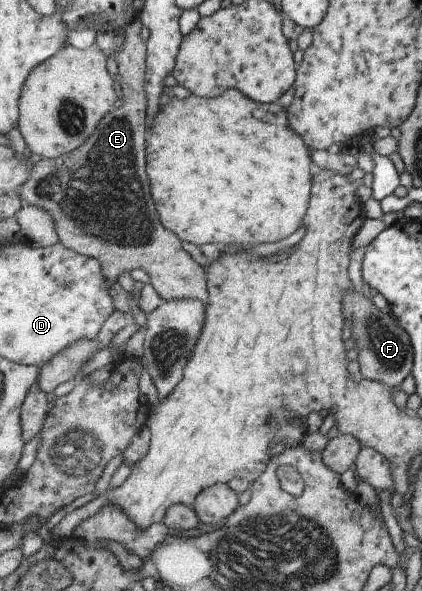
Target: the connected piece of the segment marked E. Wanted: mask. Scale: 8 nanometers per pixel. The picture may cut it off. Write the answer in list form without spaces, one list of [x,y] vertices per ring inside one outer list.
[[[135,20],[132,25],[128,26],[125,30],[127,36],[125,45],[123,48],[114,55],[119,62],[119,76],[121,81],[120,90],[122,92],[123,103],[117,111],[110,112],[106,115],[96,127],[93,135],[81,146],[71,150],[70,152],[62,153],[58,158],[46,158],[41,157],[33,168],[33,175],[20,187],[18,193],[20,197],[23,198],[24,205],[32,203],[33,205],[44,207],[54,218],[57,224],[57,229],[59,232],[60,241],[62,241],[70,250],[74,252],[81,253],[101,262],[101,267],[103,268],[102,274],[107,279],[107,284],[109,288],[115,286],[118,282],[118,276],[122,276],[124,272],[135,271],[136,269],[145,270],[151,276],[151,283],[154,286],[154,290],[158,291],[158,296],[162,302],[173,301],[173,300],[188,300],[196,299],[197,301],[202,301],[206,303],[209,299],[209,289],[207,288],[207,276],[206,269],[200,266],[200,263],[196,262],[184,248],[182,248],[182,242],[178,235],[171,230],[168,230],[161,221],[157,211],[157,205],[153,199],[153,193],[151,192],[151,186],[148,178],[148,167],[147,167],[147,41],[142,40],[142,22],[141,20]]]

